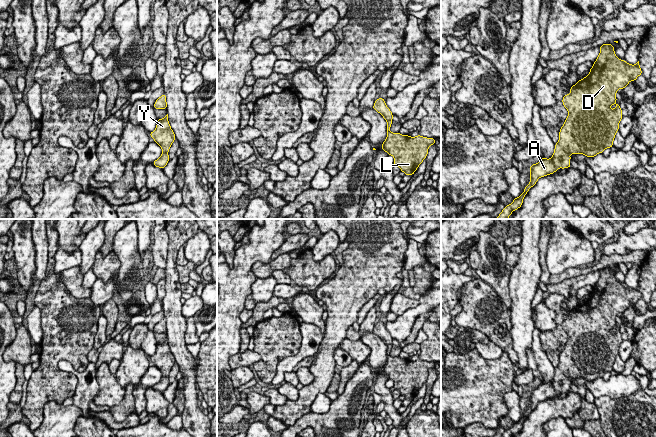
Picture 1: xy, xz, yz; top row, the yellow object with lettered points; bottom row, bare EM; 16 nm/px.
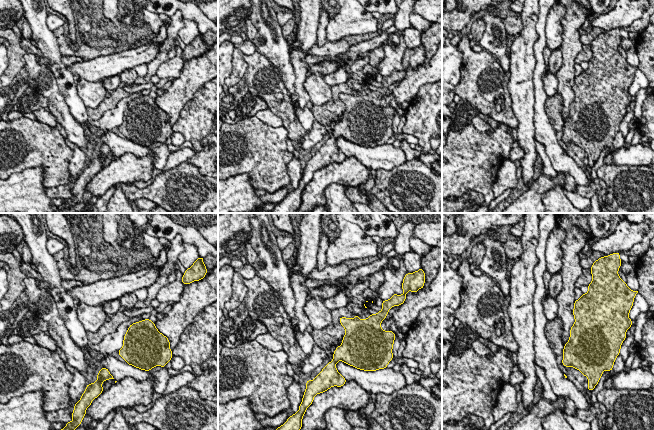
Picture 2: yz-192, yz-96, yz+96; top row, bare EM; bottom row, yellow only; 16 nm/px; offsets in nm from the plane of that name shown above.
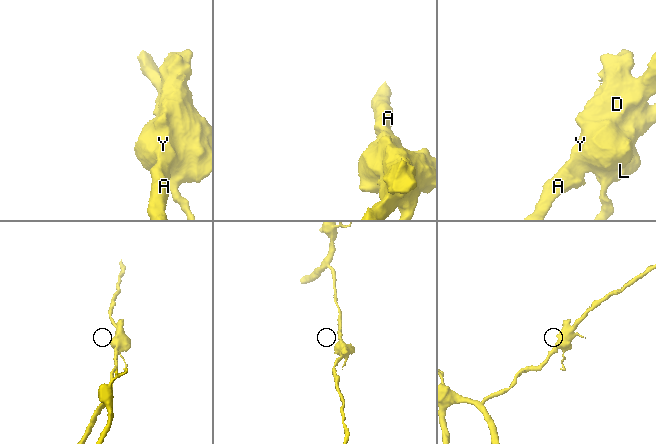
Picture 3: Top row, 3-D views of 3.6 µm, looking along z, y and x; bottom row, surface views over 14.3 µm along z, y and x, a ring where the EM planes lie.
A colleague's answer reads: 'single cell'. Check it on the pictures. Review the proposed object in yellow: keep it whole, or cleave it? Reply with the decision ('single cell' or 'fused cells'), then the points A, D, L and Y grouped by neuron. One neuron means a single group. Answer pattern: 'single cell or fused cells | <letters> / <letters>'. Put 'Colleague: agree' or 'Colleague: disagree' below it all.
single cell | A D L Y
Colleague: agree

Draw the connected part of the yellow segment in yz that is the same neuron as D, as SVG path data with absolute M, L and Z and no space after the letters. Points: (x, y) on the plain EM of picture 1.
M603 268L600 270L600 277L589 295L589 299L582 304L578 304L575 309L570 311L570 318L564 319L562 327L568 335L563 350L559 355L559 364L555 368L555 373L550 383L541 382L537 388L530 391L530 406L524 412L524 416L514 422L510 429L505 430L501 437L512 437L519 433L523 428L523 423L529 413L533 411L540 401L555 397L559 392L565 393L571 391L571 378L583 378L593 382L607 372L613 370L616 356L619 354L619 347L623 342L620 328L617 328L616 317L618 313L624 313L629 306L635 305L642 299L639 285L635 288L629 288L625 284L619 283L612 268Z

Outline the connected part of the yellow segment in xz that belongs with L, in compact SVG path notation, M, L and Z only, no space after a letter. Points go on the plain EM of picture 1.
M383 322L375 324L373 333L380 337L387 345L387 361L381 368L382 374L394 381L394 389L405 399L414 399L419 389L426 383L430 369L435 369L435 362L421 359L411 361L390 355L393 338Z

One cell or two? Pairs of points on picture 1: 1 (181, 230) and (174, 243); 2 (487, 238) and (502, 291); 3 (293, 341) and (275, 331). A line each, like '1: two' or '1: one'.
1: one
2: one
3: one

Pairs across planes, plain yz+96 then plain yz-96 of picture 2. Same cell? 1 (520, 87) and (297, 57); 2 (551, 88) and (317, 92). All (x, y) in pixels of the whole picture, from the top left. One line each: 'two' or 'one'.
1: one
2: one

